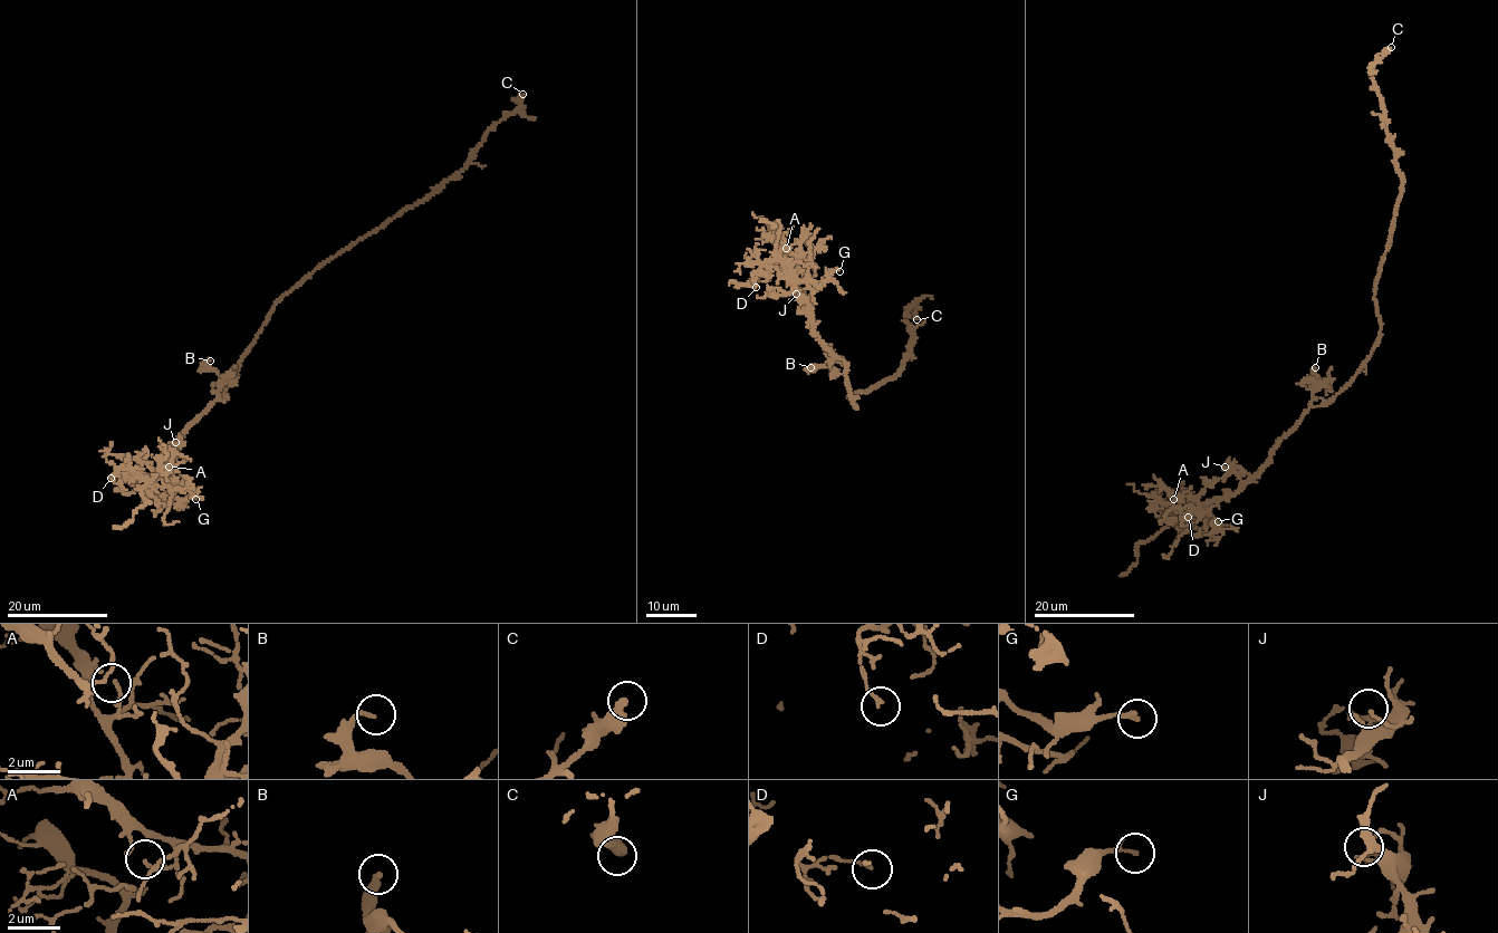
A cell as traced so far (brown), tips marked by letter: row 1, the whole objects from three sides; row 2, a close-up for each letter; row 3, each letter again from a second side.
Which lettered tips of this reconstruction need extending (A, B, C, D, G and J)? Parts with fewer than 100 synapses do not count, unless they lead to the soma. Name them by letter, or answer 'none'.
none

